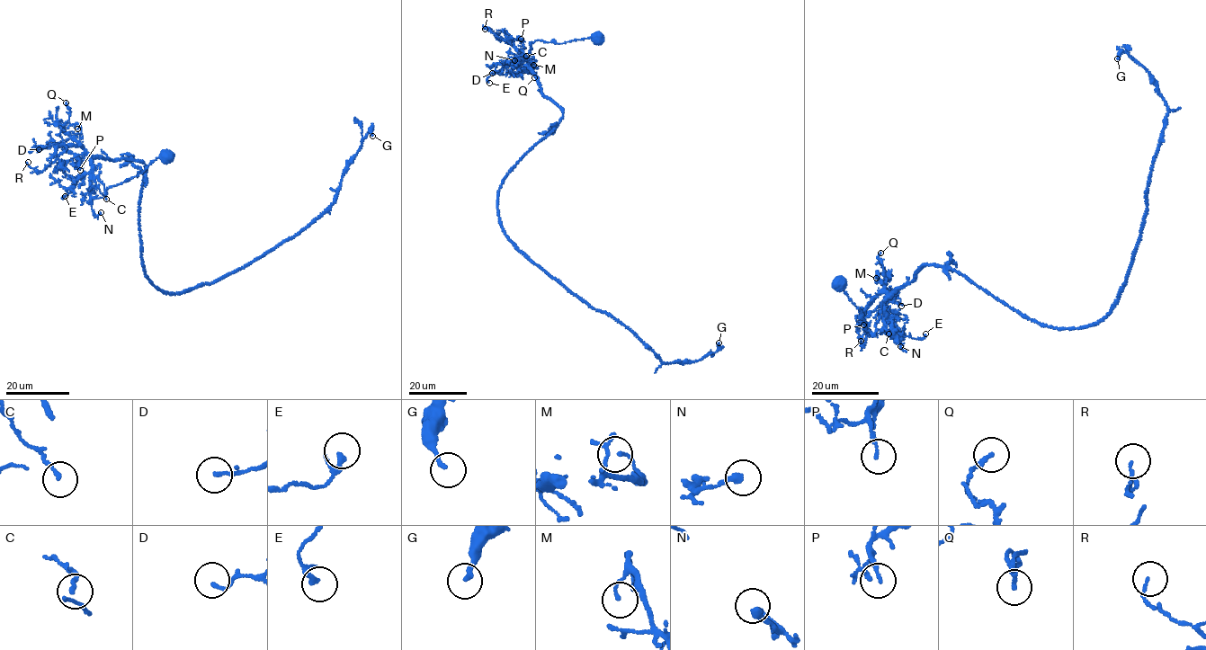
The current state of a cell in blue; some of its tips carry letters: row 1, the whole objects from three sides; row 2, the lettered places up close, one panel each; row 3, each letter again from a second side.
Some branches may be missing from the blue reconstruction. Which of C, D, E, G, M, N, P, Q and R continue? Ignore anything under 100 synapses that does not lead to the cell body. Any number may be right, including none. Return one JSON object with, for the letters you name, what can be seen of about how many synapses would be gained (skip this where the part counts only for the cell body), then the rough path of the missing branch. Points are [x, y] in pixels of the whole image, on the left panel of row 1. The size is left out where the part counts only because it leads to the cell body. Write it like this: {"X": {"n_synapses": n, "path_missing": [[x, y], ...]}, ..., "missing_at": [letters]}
{"missing_at": []}

